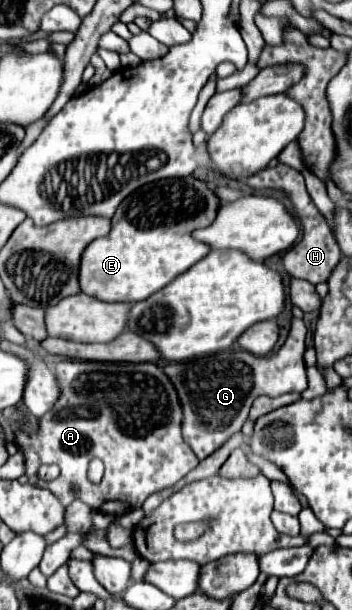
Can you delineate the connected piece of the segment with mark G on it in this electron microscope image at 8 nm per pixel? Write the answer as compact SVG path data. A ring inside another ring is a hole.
M294 318L286 344L272 356L256 358L240 348L234 348L212 356L168 364L164 368L170 380L174 380L174 386L178 388L182 400L182 436L200 460L210 456L226 440L230 440L232 434L242 430L254 398L262 394L280 396L286 392L302 392L308 386L304 366L304 338L306 326L302 320Z

